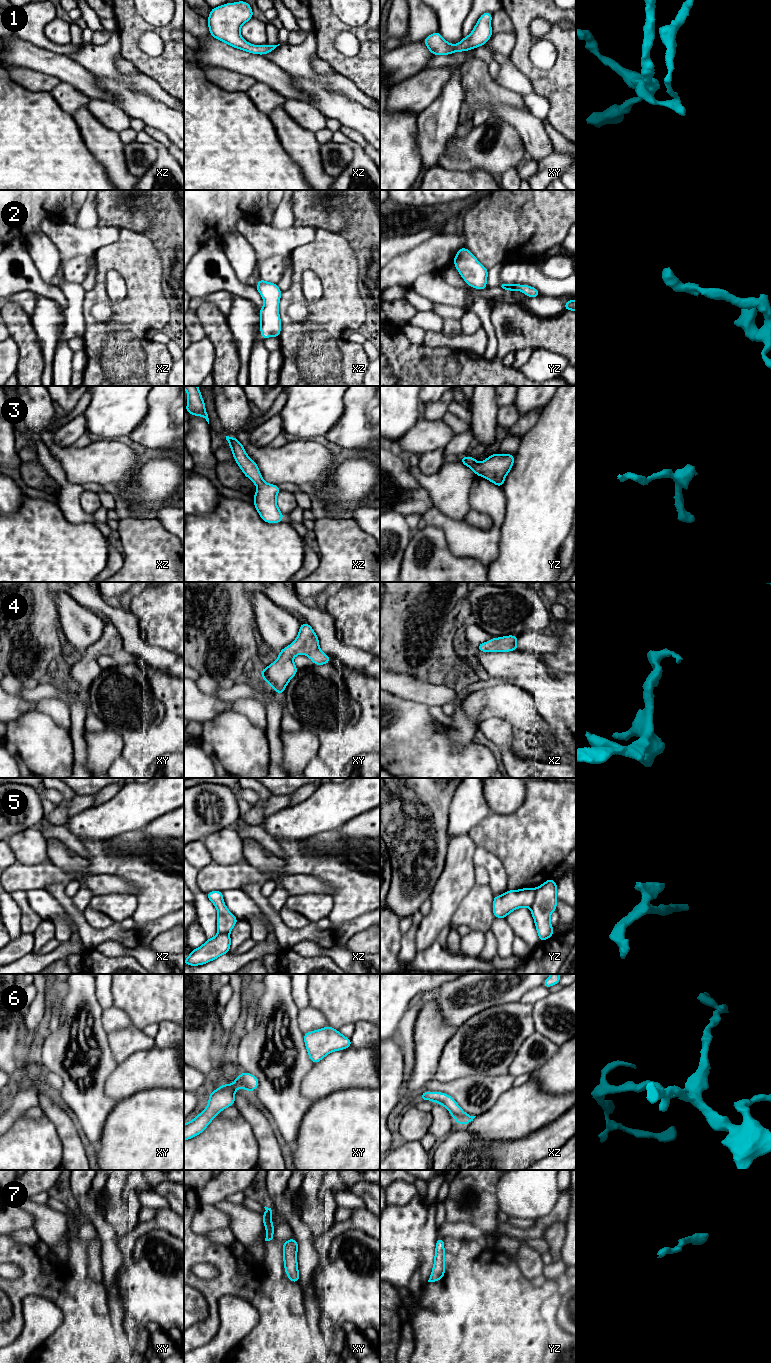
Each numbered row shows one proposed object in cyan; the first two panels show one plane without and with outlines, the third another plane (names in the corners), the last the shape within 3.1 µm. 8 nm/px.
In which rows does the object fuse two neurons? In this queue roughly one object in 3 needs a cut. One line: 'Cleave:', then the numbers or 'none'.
Cleave: 5

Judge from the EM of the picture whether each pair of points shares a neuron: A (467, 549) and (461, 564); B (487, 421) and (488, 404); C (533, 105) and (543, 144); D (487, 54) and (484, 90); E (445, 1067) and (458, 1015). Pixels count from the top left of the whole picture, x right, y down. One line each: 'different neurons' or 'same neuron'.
A: different neurons
B: same neuron
C: different neurons
D: different neurons
E: different neurons

